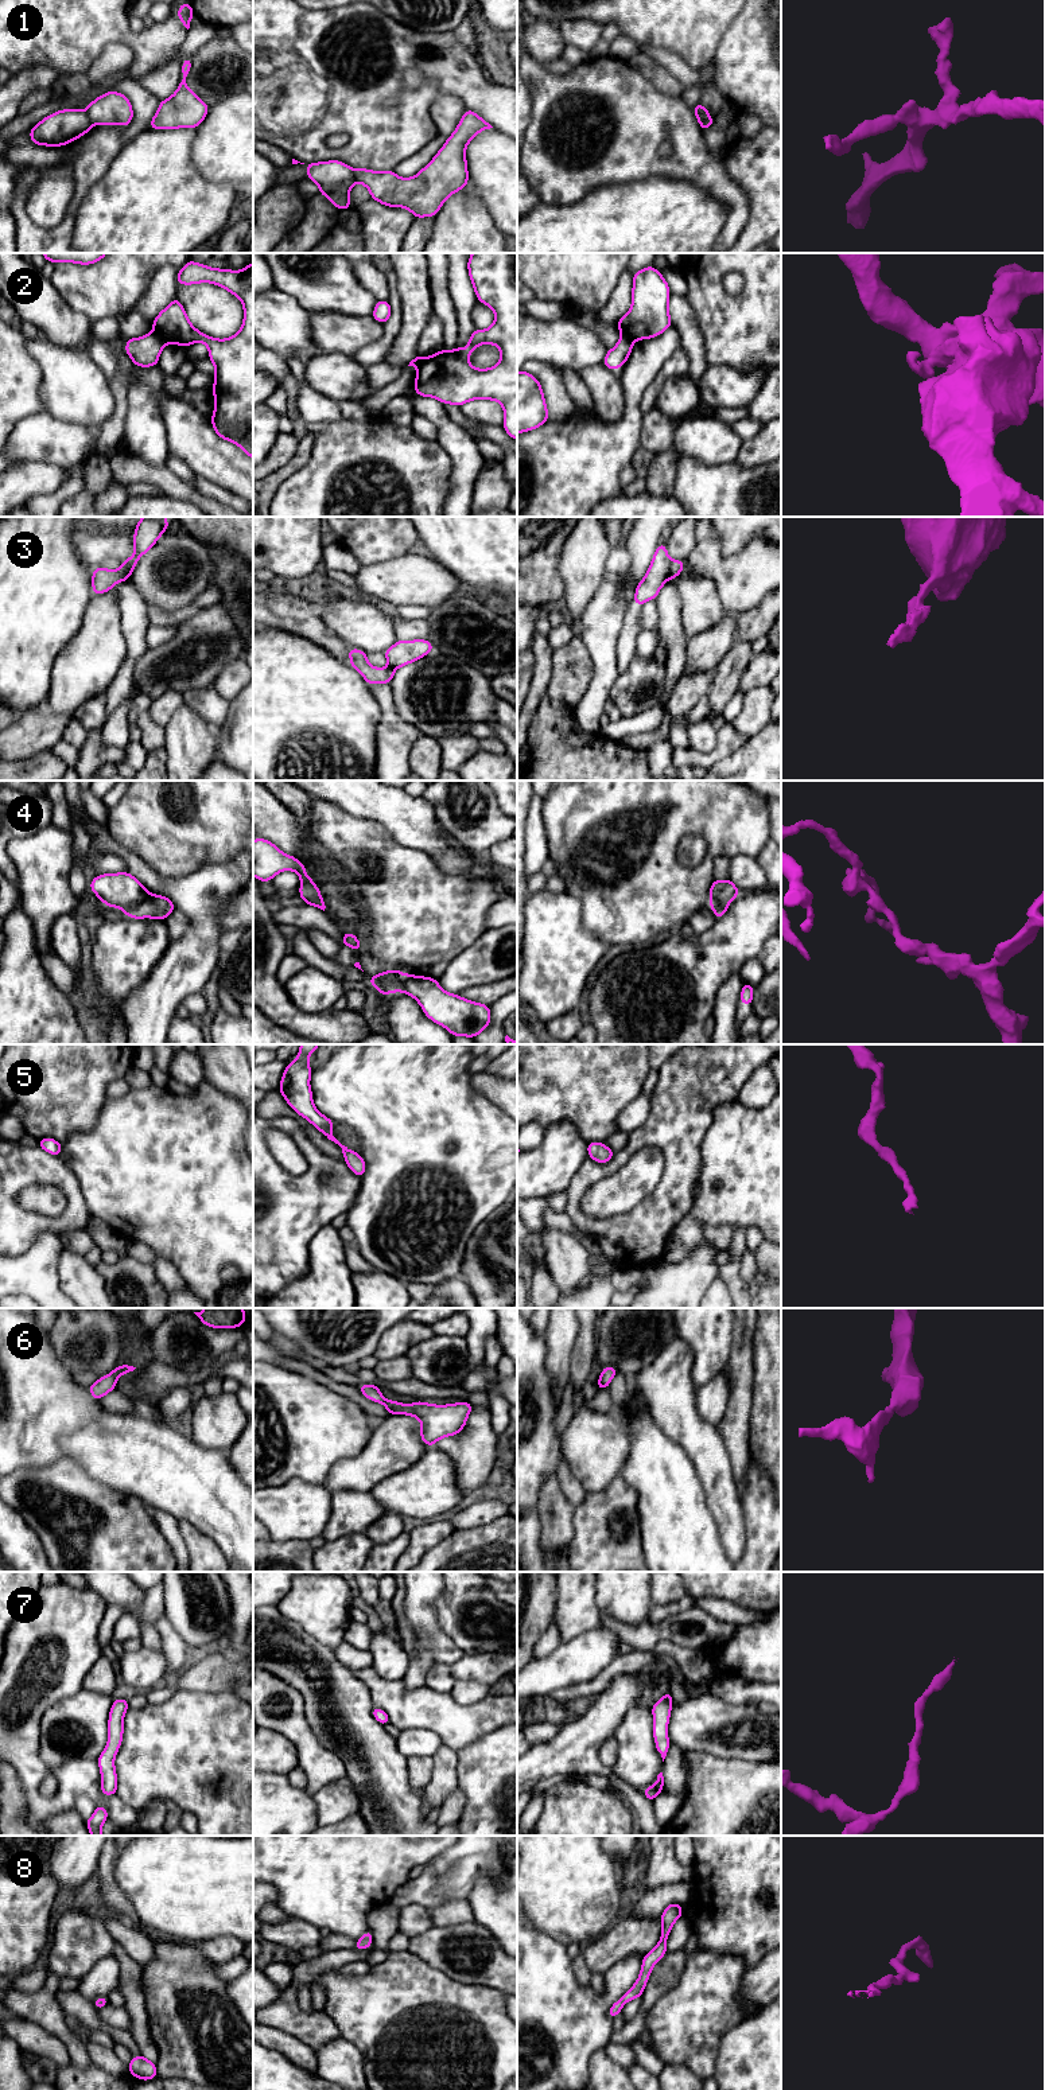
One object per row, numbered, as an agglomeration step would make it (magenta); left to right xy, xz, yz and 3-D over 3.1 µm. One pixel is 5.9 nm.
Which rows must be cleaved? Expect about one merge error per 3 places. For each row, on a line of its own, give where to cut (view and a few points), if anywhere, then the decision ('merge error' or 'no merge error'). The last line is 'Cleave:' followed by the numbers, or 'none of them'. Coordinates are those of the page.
1: cut xy (84, 111), (92, 124); merge error
2: cut xy (154, 330), (166, 342); merge error
3: cut yz (672, 560), (668, 578); merge error
4: cut xy (150, 894), (136, 905), (123, 910); merge error
5: cut none; no merge error
6: cut none; no merge error
7: cut none; no merge error
8: cut none; no merge error
Cleave: 1, 2, 3, 4

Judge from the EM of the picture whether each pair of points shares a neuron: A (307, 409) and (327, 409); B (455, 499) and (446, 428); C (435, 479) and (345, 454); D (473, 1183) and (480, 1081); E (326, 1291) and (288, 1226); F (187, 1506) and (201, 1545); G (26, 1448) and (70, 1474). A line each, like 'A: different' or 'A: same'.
A: same
B: same
C: same
D: different
E: different
F: different
G: different

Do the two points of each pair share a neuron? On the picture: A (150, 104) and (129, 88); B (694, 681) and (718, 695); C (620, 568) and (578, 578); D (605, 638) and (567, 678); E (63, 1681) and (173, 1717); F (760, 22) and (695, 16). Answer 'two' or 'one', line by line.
A: one
B: two
C: two
D: two
E: two
F: two

